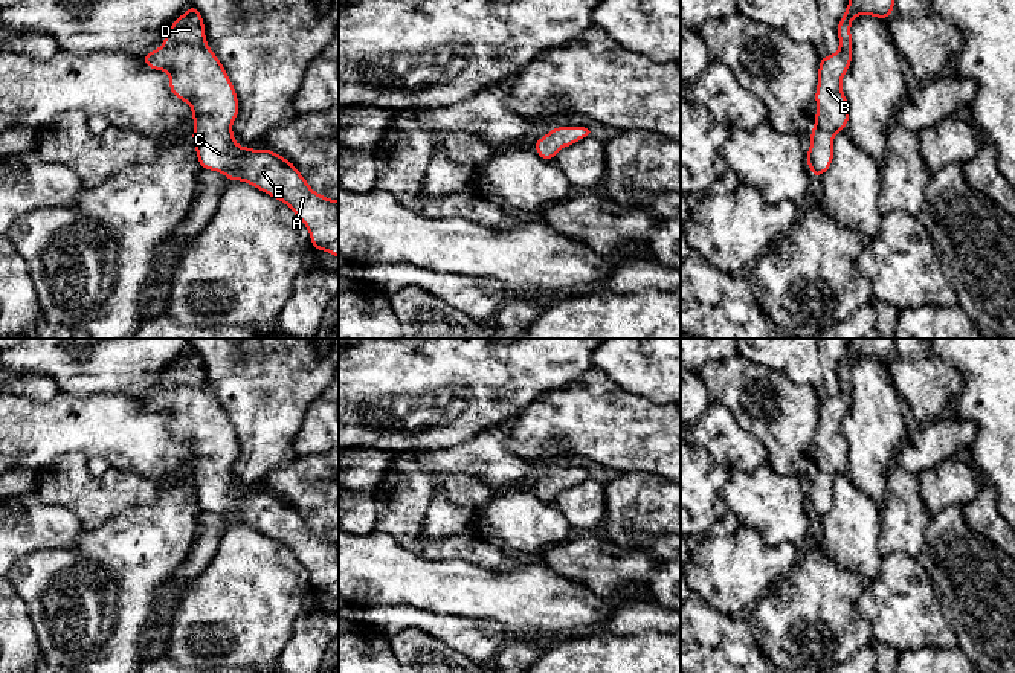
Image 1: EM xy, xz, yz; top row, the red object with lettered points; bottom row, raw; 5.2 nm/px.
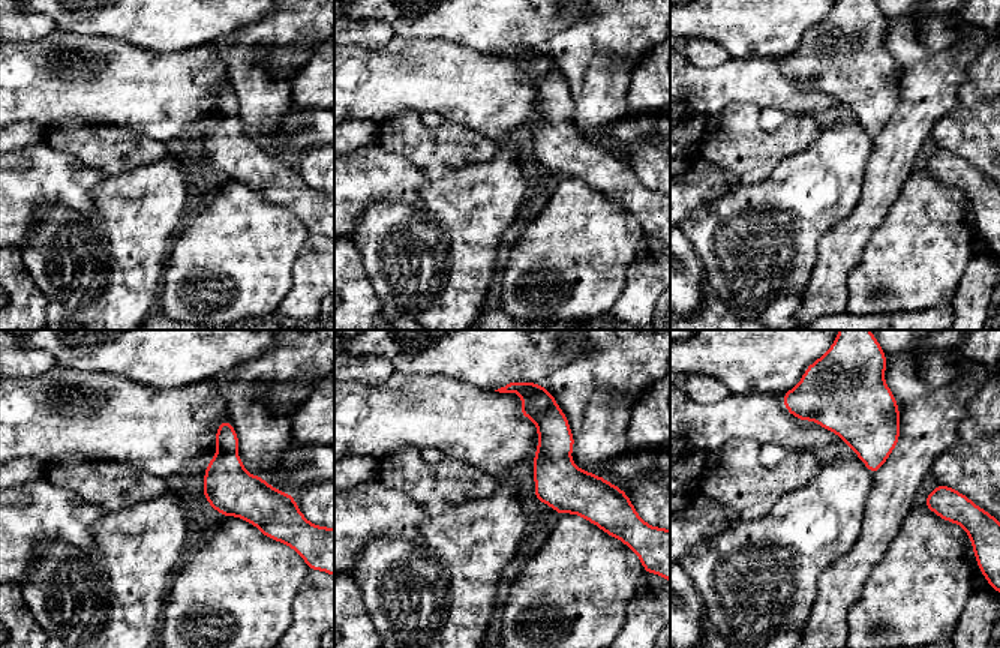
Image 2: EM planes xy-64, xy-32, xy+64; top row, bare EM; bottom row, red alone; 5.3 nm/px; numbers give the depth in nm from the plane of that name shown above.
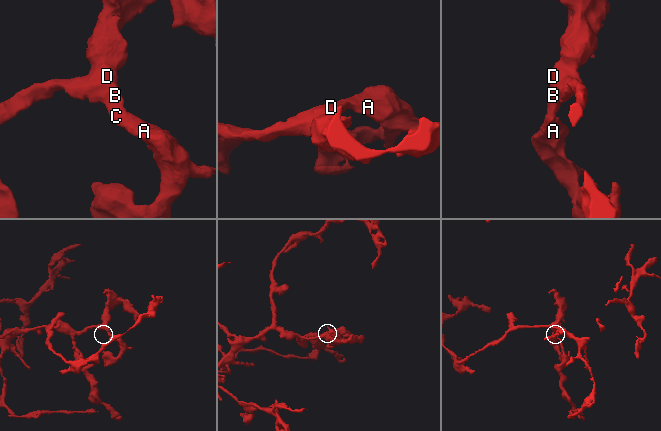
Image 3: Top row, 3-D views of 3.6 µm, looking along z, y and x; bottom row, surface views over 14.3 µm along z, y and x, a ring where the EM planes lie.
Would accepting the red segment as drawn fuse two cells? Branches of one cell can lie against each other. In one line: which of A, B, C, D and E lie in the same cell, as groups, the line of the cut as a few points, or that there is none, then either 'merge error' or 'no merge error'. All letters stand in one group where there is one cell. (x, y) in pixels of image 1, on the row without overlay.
A B C D E | no cut | no merge error

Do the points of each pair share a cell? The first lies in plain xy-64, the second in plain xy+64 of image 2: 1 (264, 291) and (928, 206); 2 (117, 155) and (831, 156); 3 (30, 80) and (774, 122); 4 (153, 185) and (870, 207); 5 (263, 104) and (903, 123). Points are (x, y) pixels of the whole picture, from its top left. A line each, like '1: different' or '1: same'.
1: same
2: different
3: different
4: different
5: same

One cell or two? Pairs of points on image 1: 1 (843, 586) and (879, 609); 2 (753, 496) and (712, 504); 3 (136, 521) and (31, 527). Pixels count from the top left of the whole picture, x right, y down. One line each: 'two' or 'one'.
1: two
2: two
3: two

